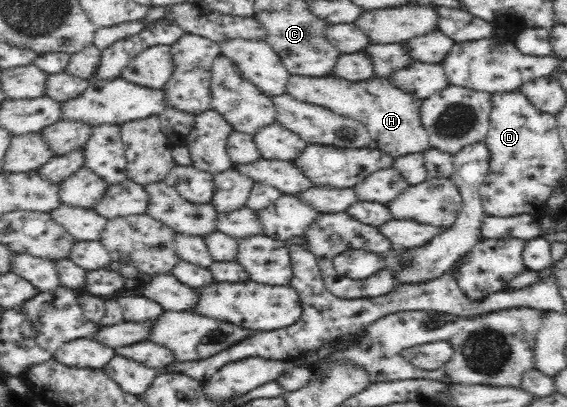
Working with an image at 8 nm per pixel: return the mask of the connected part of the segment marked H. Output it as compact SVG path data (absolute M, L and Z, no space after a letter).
M290 75L288 81L286 93L295 100L319 105L361 122L378 148L392 158L419 154L429 146L427 133L419 119L422 100L397 89L387 78L375 76L363 82L349 83L333 75L323 78Z

